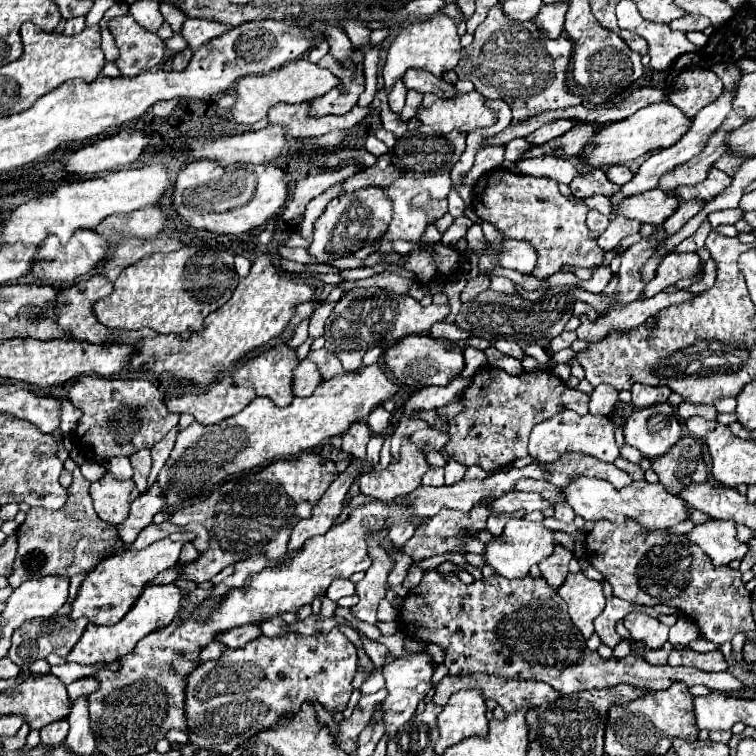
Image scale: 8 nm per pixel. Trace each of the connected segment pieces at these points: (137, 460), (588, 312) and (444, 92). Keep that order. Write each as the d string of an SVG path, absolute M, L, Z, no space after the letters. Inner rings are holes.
M142 449L138 453L134 453L130 457L132 461L132 467L134 467L134 475L132 475L132 481L136 483L136 487L140 491L146 489L146 479L148 479L148 473L150 473L150 467L152 467L152 459L150 459L150 451L148 449Z
M576 301L576 307L574 307L574 315L586 315L590 321L596 321L598 319L598 311L592 307L592 305L588 305L588 303L584 303L584 301Z
M410 69L404 77L404 85L408 89L414 89L414 91L420 91L420 93L434 93L442 99L452 99L452 97L458 97L456 89L452 85L448 85L444 79L438 79L434 75L428 75L424 71L416 71L416 69Z

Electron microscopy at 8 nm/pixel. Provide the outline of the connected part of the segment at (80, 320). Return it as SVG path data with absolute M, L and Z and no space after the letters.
M96 273L96 275L92 275L90 279L76 281L70 289L58 293L56 303L54 303L54 309L56 309L56 323L64 329L66 339L72 339L72 341L86 341L86 343L100 343L100 341L102 341L104 337L108 337L110 333L118 333L118 335L126 337L126 343L130 343L130 341L134 341L134 339L157 336L157 333L150 331L150 329L140 329L140 331L108 331L104 325L100 325L98 319L92 315L92 305L94 305L96 301L106 297L110 291L112 291L112 283L108 283L108 281L102 277L102 273Z

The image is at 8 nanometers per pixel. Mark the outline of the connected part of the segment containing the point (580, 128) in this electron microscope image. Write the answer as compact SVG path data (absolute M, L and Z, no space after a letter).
M576 123L566 135L558 137L558 139L552 139L550 143L544 143L540 147L532 147L530 151L526 151L522 155L522 159L532 159L532 157L538 157L538 149L540 153L544 155L564 155L564 157L576 157L584 151L586 143L594 137L596 133L596 127L590 125L590 123Z

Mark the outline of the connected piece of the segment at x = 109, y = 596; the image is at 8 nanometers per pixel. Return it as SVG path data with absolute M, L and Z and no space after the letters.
M174 533L162 541L152 543L146 549L140 551L124 551L120 555L108 557L98 563L98 567L84 579L84 583L78 589L78 595L72 603L70 619L88 617L90 623L96 625L114 625L118 623L136 603L138 595L142 595L142 589L164 569L170 569L178 563L178 555L182 545L192 543L196 539L194 533Z

